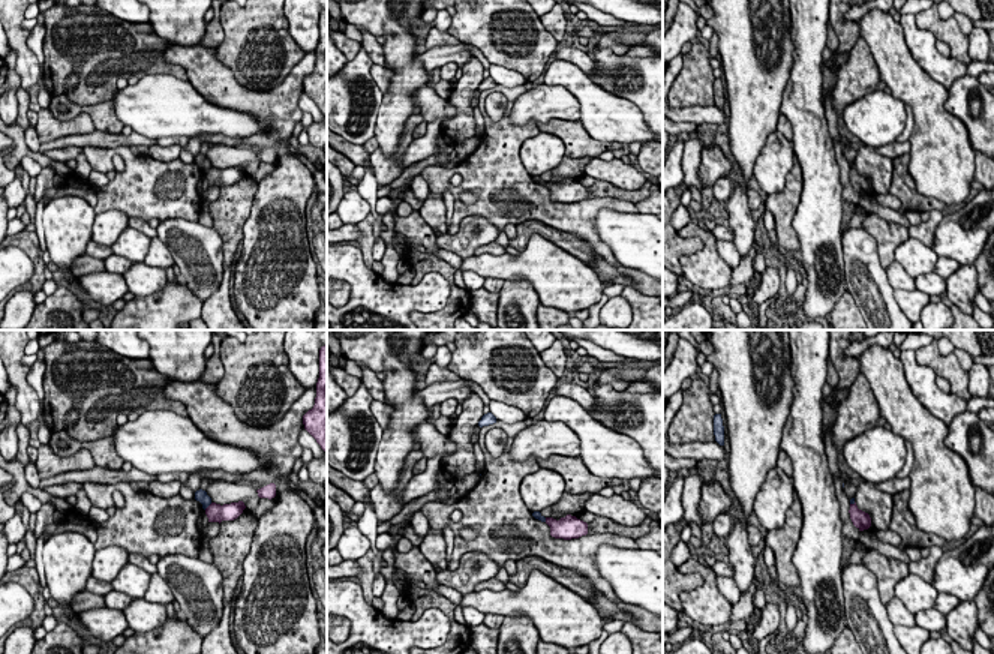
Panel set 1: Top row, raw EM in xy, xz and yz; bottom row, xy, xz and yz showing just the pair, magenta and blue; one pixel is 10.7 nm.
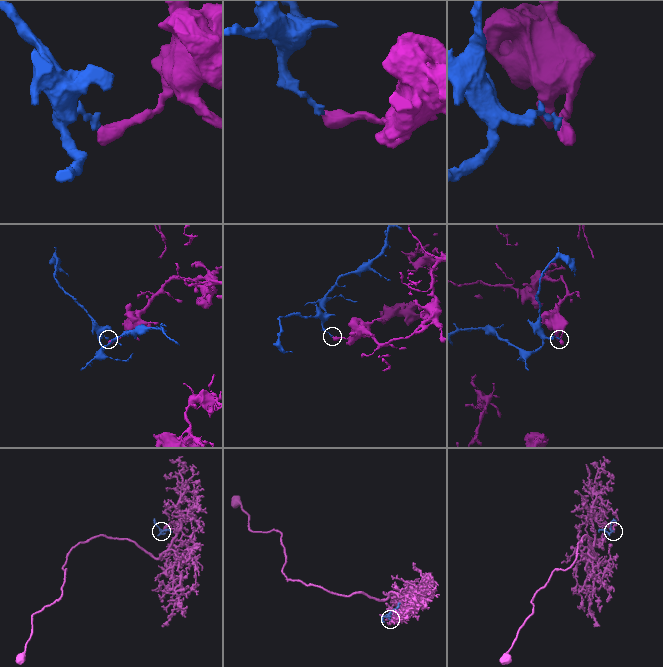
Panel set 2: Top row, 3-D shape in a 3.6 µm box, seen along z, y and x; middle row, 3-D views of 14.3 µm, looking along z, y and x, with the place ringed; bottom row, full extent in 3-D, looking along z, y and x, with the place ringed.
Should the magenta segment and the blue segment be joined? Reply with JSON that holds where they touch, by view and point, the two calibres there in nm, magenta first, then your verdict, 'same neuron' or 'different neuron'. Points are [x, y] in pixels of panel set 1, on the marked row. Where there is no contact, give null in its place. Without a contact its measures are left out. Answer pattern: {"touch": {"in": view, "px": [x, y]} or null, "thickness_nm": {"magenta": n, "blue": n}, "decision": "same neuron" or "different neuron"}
{"touch": {"in": "xy", "px": [209, 506]}, "thickness_nm": {"magenta": 190, "blue": 130}, "decision": "different neuron"}

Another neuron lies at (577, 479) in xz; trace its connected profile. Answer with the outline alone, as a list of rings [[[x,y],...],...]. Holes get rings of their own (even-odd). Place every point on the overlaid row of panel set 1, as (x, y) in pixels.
[[[550,456],[549,459],[537,459],[540,468],[553,470],[565,480],[565,492],[568,494],[597,494],[603,488],[624,484],[621,478],[603,478],[594,476],[580,458]]]

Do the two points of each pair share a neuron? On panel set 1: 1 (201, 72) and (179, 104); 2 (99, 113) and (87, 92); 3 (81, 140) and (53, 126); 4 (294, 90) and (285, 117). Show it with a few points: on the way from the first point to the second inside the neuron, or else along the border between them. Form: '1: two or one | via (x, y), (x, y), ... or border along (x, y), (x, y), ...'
1: two | border along (189, 80), (210, 102), (221, 105)
2: two | border along (60, 95), (83, 105), (110, 101)
3: two | border along (95, 129), (41, 143)
4: one | via (288, 96), (285, 99), (285, 111)

